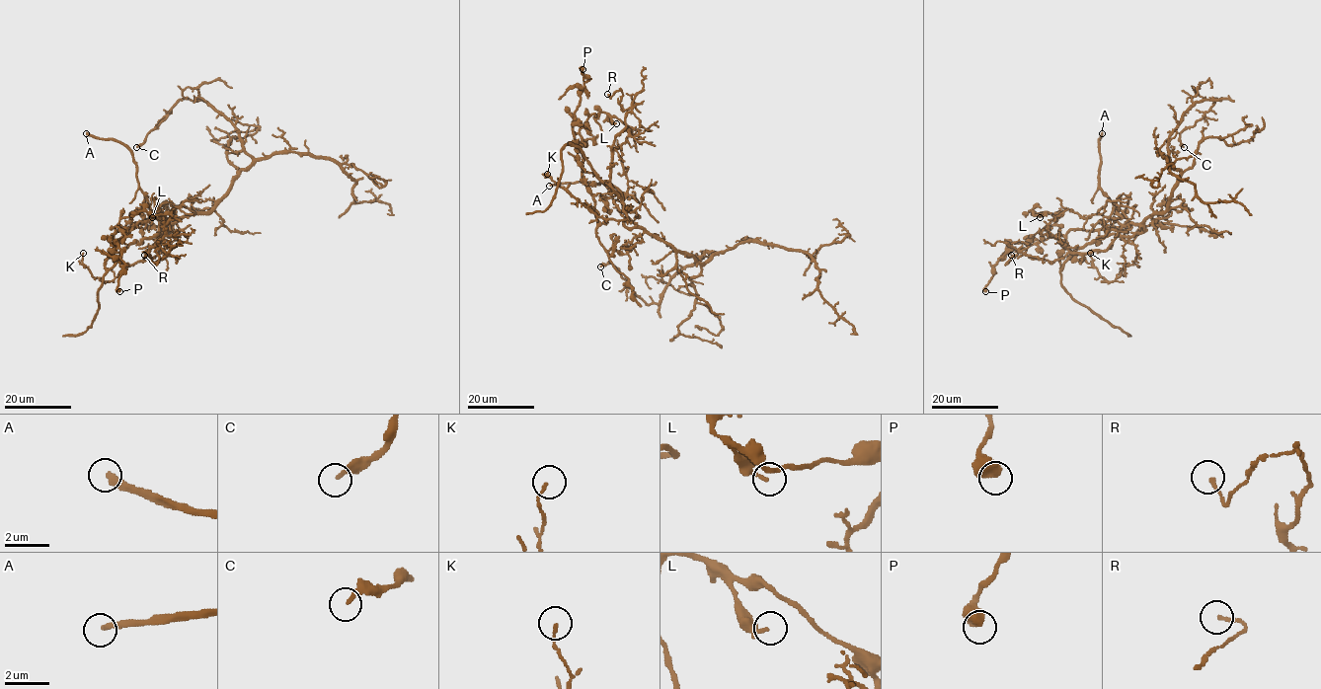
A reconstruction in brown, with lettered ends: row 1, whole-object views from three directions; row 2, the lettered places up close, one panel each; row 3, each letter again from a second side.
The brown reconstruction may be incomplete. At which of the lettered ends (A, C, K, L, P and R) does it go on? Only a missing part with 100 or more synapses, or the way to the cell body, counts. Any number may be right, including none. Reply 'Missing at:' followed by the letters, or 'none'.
Missing at: A

